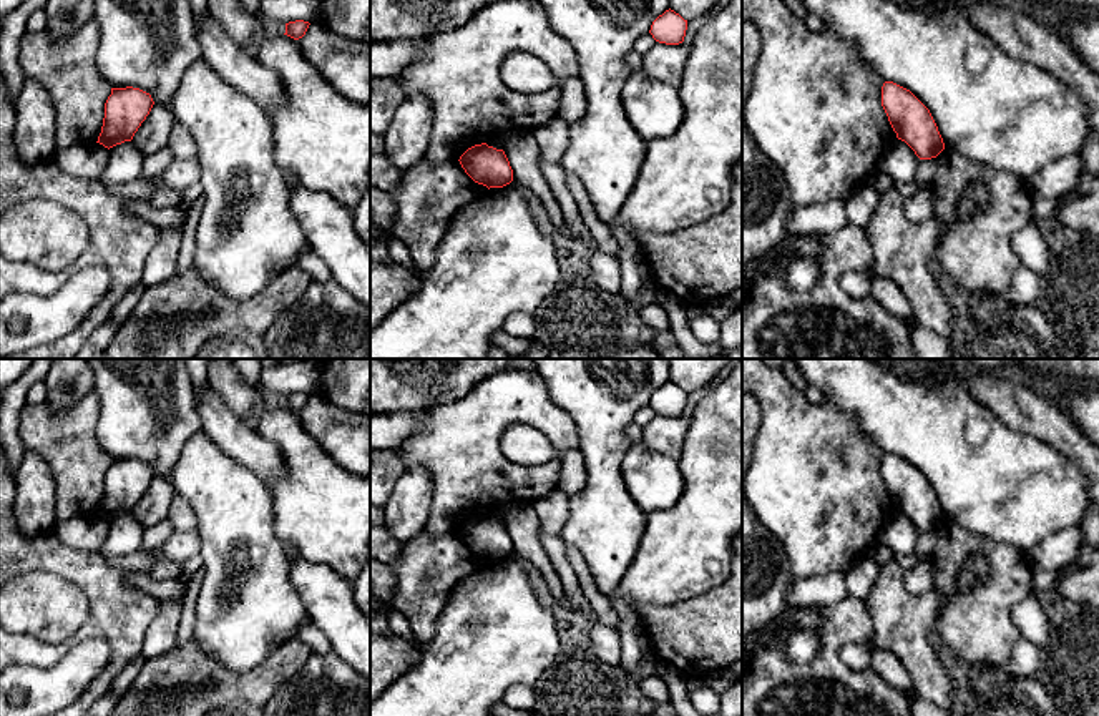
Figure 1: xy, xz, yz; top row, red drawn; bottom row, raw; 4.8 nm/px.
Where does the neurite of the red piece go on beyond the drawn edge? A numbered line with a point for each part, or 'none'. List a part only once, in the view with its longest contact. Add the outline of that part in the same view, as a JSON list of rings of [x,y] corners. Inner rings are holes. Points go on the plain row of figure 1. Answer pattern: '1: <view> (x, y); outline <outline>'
none

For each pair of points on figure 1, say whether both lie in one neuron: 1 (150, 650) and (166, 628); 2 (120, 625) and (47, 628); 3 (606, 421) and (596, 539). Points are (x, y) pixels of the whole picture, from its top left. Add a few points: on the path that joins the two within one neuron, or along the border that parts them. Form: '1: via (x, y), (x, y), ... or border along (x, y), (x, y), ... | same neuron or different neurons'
1: via (155, 645), (163, 633) | same neuron
2: border along (80, 588), (88, 618), (62, 642), (43, 642) | different neurons
3: via (605, 451), (605, 509) | same neuron

